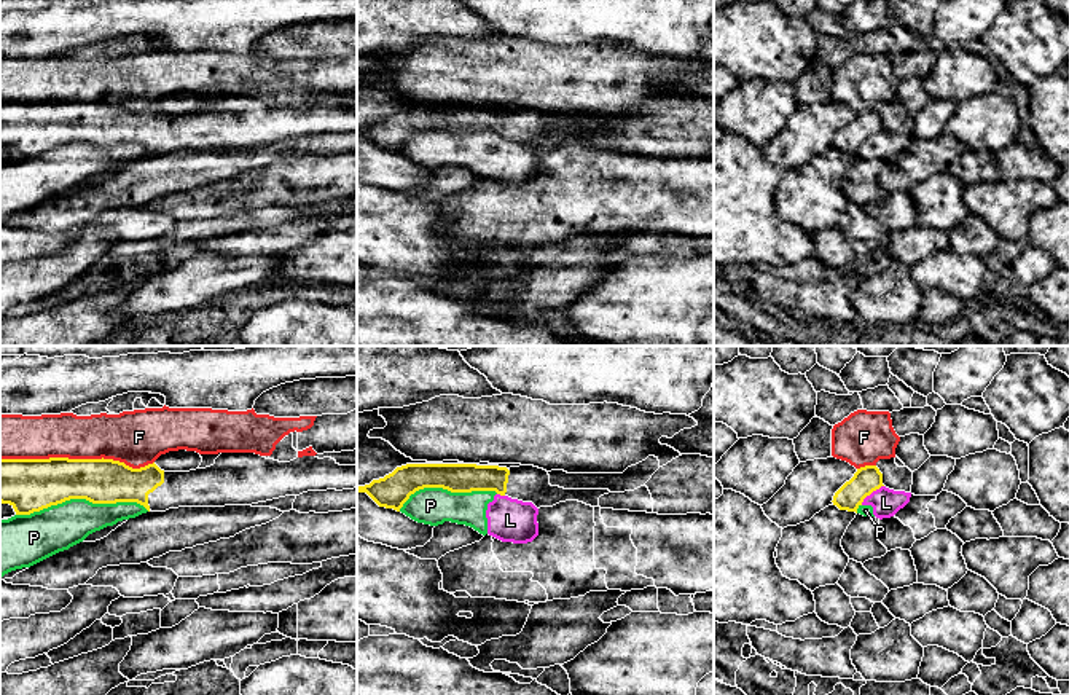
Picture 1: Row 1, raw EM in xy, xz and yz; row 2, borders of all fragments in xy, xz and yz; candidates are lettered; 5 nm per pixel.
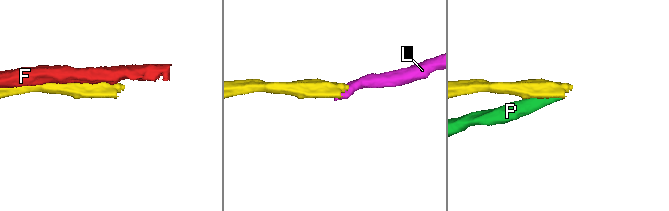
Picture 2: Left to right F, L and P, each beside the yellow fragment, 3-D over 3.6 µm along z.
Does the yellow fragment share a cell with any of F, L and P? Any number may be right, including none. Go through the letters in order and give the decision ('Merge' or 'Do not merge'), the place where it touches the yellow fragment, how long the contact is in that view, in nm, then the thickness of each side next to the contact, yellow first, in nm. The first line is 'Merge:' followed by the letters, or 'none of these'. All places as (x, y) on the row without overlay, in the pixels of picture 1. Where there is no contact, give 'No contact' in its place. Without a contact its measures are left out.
Merge: none of these
F: Do not merge. Touches yellow at xy (77, 102). Shared border 800 nm. Thickness 260 nm (yellow) against 240 nm
L: Do not merge. Touches yellow at yz (870, 136). Shared border 160 nm. Thickness 140 nm (yellow) against 150 nm
P: Do not merge. Touches yellow at xy (82, 141). Shared border 650 nm. Thickness 260 nm (yellow) against 240 nm

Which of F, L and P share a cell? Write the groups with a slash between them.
F / L P

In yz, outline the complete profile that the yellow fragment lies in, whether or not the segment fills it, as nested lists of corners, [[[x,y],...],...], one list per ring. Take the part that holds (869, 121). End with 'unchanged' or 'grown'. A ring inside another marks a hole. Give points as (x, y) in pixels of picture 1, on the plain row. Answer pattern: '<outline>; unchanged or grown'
[[[865,108],[857,112],[854,120],[846,124],[833,139],[833,148],[840,153],[856,155],[863,142],[883,128],[883,116],[876,108]]]; unchanged

